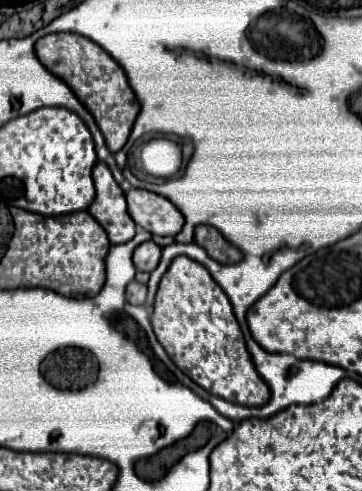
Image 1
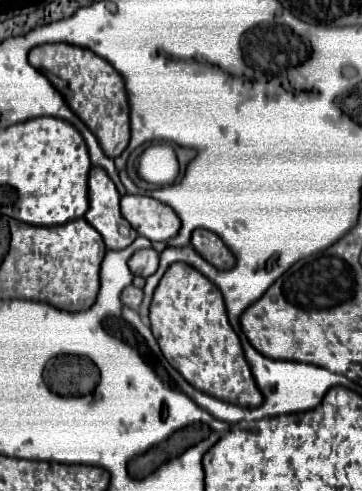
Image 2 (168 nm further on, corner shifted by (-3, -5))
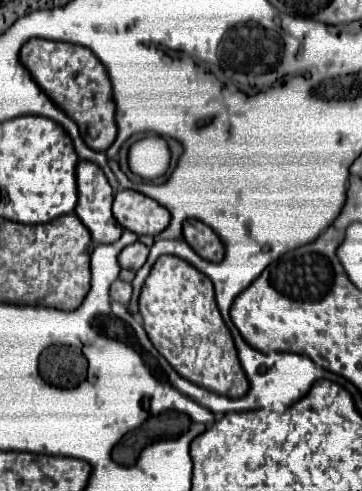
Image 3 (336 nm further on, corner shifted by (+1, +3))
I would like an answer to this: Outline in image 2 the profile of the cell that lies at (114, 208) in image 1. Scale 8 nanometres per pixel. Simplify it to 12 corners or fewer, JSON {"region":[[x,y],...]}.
{"region":[[104,168],[88,176],[86,220],[108,250],[138,232],[120,214],[120,194]]}

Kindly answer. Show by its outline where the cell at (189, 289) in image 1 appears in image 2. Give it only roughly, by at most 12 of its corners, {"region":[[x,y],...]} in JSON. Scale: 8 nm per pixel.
{"region":[[194,266],[162,276],[150,326],[198,390],[264,396],[220,290]]}

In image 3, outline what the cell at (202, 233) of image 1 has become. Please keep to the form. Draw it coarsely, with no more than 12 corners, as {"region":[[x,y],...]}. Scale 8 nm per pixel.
{"region":[[200,220],[184,222],[184,240],[208,262],[224,260],[224,244]]}

